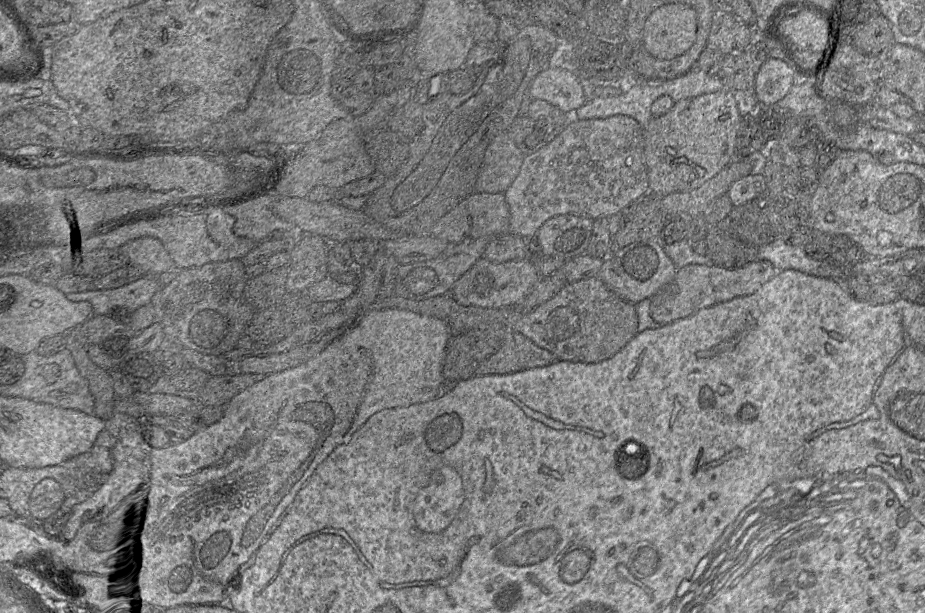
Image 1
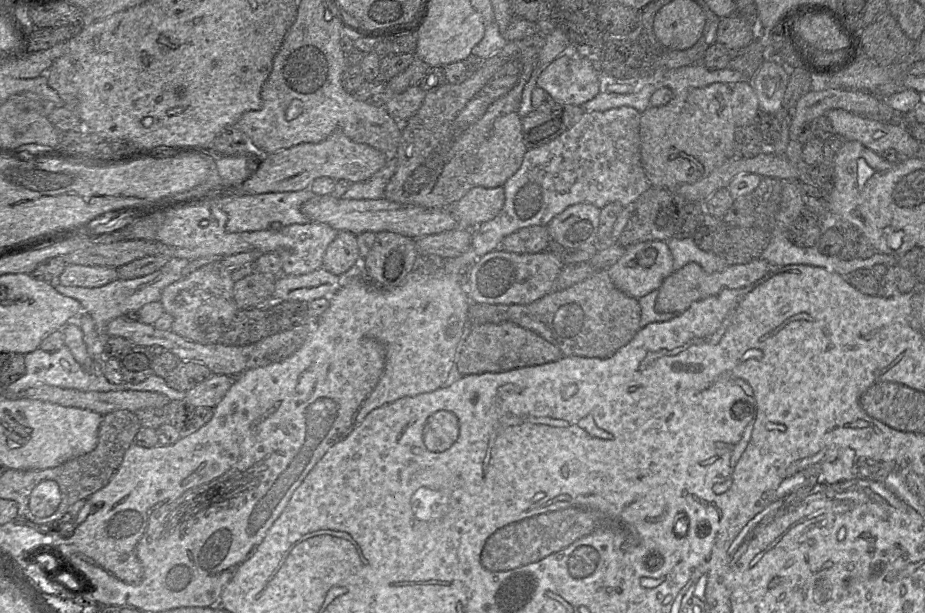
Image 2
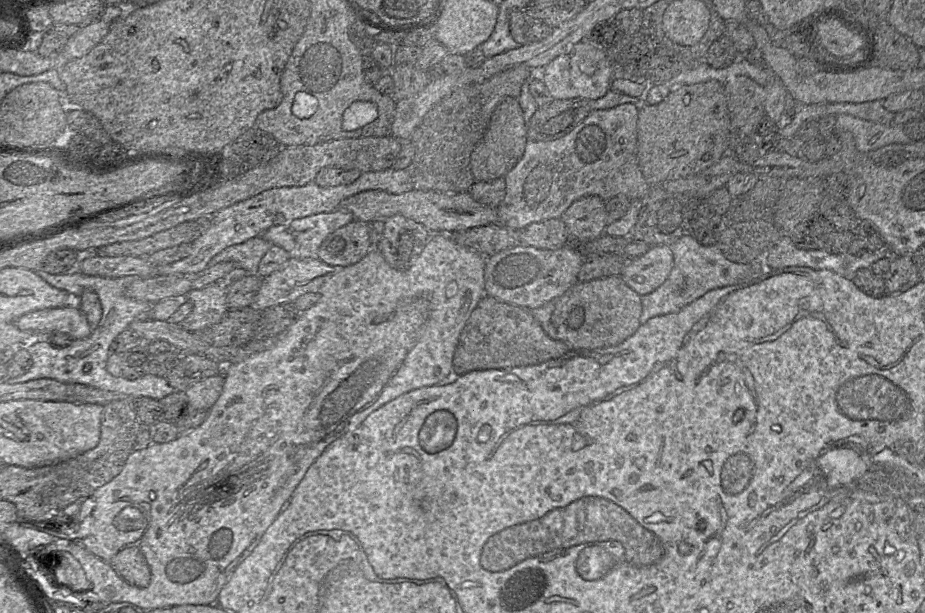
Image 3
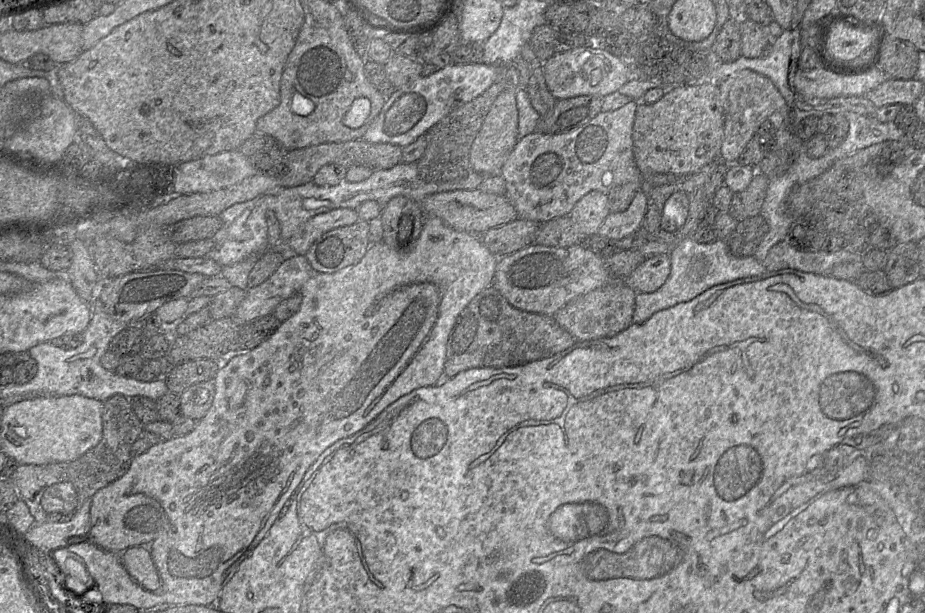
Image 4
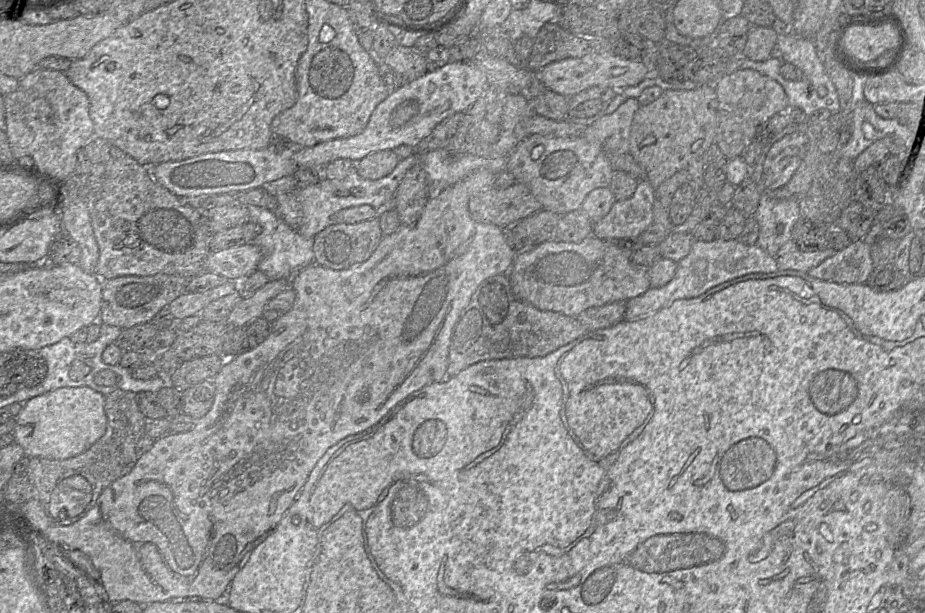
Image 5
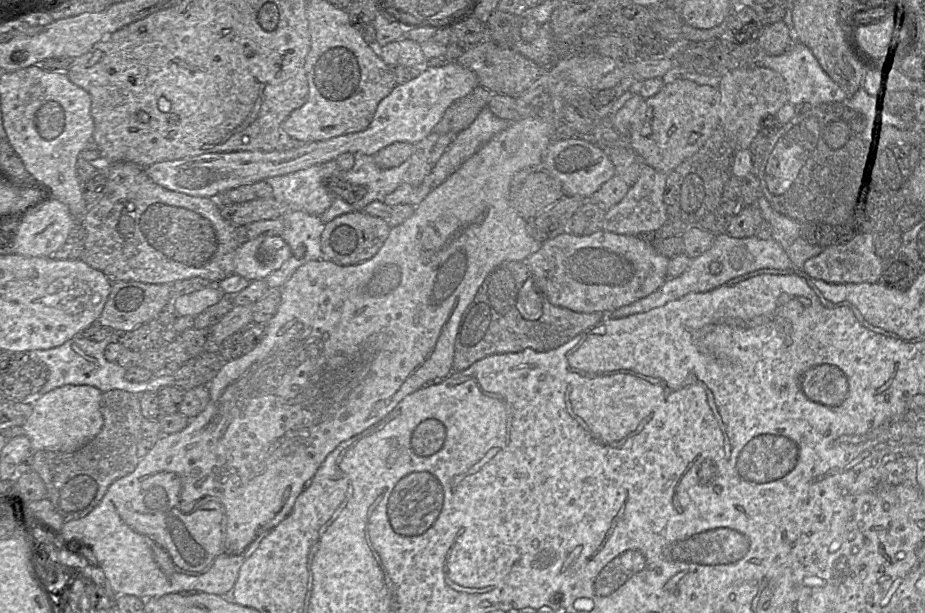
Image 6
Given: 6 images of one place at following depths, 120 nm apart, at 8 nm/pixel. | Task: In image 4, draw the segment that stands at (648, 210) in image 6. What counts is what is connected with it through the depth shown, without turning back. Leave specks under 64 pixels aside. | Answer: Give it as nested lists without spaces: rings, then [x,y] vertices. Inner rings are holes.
[[[640,188],[625,211],[608,214],[597,235],[610,240],[620,240],[629,236],[642,227],[646,208],[647,195]]]

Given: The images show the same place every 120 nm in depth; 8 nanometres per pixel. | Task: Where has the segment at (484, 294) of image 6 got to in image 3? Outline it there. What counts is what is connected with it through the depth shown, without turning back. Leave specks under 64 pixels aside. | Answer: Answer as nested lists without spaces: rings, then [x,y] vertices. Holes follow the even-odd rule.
[[[485,295],[471,312],[459,336],[452,361],[452,374],[538,364],[558,358],[570,349],[548,336],[529,309]]]

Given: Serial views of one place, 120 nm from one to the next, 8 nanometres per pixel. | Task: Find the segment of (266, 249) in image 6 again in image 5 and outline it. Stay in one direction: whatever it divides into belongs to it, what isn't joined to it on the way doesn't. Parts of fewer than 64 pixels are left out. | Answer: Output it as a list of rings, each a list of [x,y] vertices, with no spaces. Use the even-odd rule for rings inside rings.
[[[247,243],[211,251],[206,259],[206,271],[223,276],[227,280],[242,281],[257,270],[260,259],[260,249],[253,243]]]

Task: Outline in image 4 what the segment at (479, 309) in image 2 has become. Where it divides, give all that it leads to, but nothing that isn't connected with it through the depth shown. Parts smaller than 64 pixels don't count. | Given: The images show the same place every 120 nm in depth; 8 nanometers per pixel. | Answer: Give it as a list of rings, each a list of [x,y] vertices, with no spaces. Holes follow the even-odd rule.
[[[612,281],[574,298],[551,317],[570,333],[576,342],[612,337],[633,323],[636,293],[638,292],[628,286],[625,281]]]

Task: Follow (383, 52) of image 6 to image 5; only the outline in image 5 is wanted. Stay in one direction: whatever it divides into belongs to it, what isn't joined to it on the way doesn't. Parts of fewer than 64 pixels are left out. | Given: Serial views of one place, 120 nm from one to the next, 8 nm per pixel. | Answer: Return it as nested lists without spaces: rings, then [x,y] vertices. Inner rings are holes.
[[[397,45],[383,61],[408,80],[415,80],[427,72],[425,55],[414,47]]]

